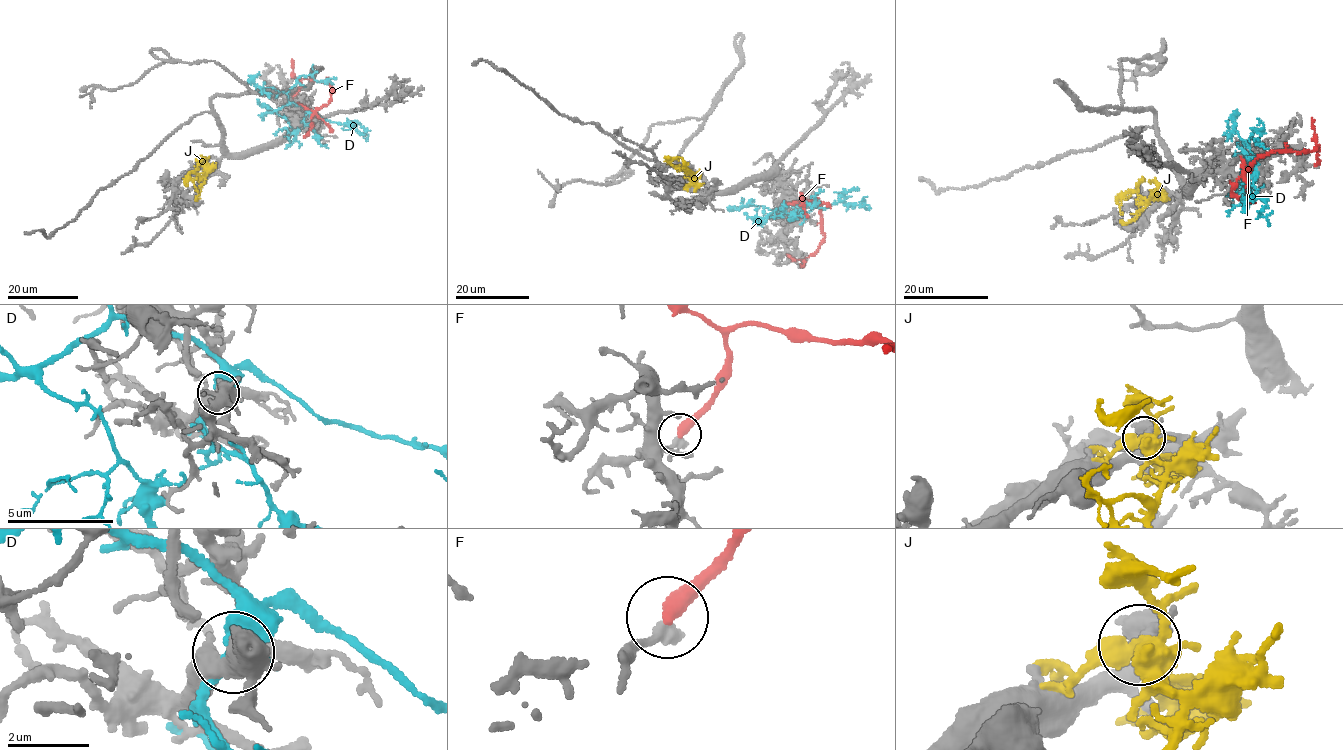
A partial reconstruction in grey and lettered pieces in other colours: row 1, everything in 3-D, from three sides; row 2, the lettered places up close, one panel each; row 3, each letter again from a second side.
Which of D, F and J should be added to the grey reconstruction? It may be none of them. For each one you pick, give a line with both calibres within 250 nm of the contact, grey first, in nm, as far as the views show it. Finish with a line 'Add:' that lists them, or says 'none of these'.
Add: none of these

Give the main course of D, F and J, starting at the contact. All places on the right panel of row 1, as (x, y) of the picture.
D: (1254, 176), (1255, 165), (1248, 141), (1253, 128), (1260, 135), (1257, 140), (1259, 141), (1253, 140)
F: (1316, 164), (1317, 145), (1310, 150), (1262, 154), (1237, 179), (1231, 190), (1232, 194), (1245, 198), (1254, 197)
J: (1161, 190), (1149, 199), (1131, 190), (1119, 207), (1122, 214)

